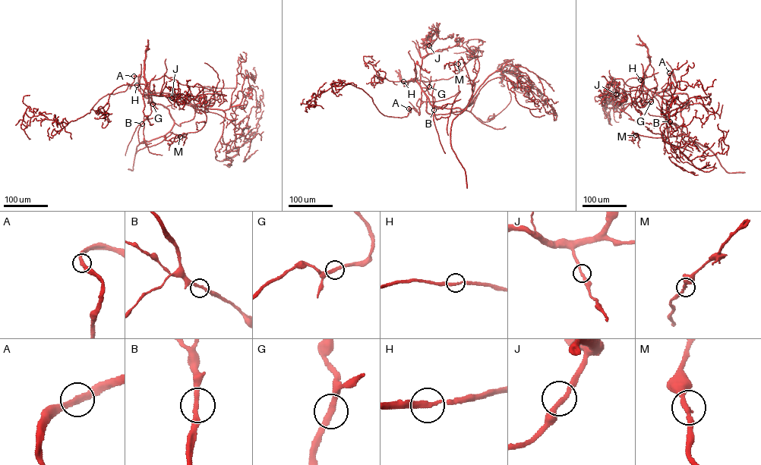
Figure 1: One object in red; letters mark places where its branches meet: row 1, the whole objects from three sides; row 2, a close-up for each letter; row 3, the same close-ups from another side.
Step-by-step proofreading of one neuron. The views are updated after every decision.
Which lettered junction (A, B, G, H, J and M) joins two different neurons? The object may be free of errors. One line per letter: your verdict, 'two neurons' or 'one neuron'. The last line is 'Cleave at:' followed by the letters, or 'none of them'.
A: one neuron
B: one neuron
G: one neuron
H: one neuron
J: one neuron
M: one neuron
Cleave at: none of them

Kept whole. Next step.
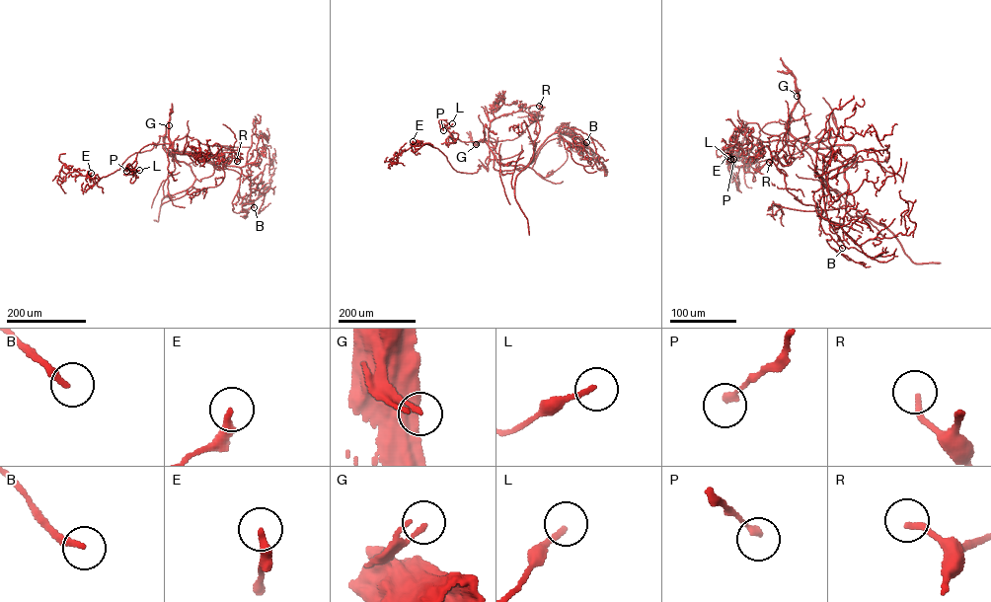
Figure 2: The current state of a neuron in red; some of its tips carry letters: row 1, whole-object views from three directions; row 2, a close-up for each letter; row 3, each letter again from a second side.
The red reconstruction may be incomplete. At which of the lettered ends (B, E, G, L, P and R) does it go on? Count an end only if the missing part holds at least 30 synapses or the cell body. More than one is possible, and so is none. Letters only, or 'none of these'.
none of these

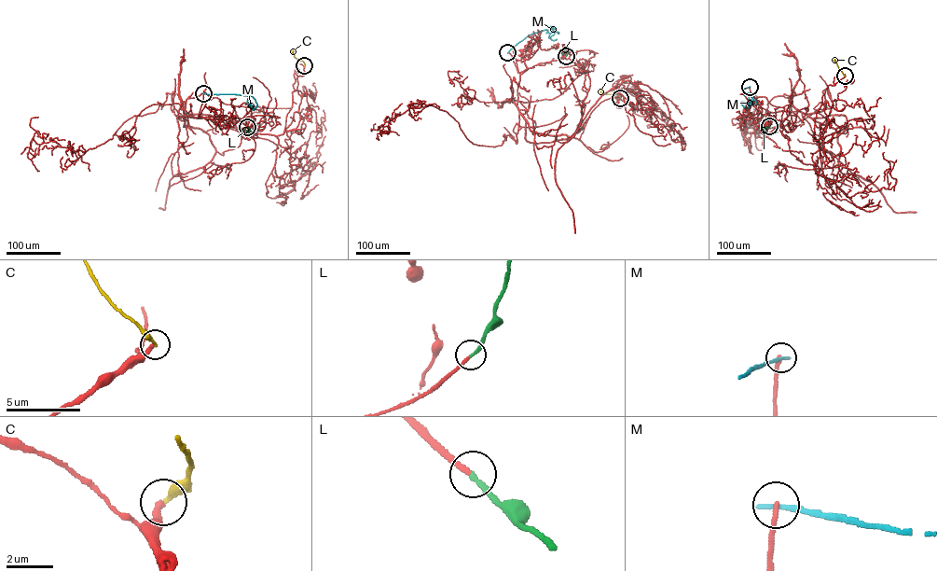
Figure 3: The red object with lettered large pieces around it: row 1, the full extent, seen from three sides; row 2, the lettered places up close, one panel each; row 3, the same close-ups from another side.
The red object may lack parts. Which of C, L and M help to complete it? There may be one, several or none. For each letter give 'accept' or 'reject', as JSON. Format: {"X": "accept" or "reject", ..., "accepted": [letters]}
{"C": "reject", "L": "accept", "M": "reject", "accepted": ["L"]}

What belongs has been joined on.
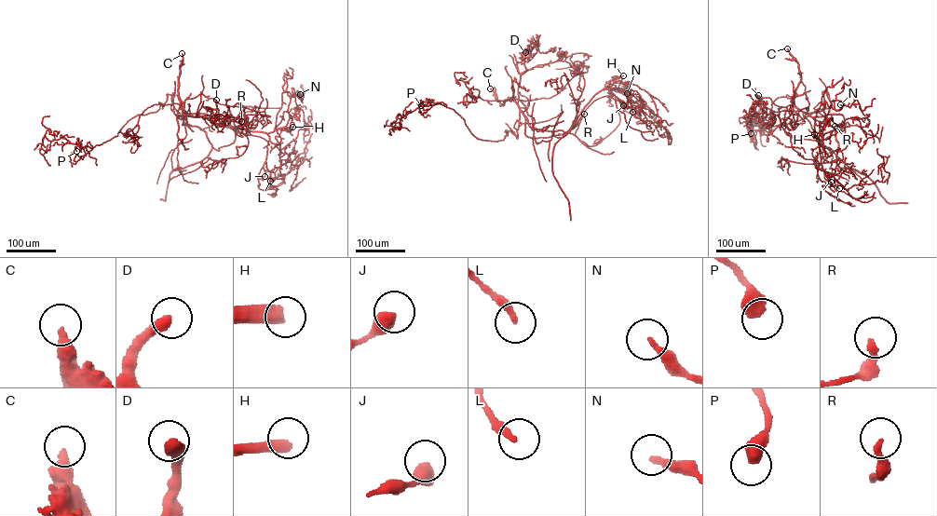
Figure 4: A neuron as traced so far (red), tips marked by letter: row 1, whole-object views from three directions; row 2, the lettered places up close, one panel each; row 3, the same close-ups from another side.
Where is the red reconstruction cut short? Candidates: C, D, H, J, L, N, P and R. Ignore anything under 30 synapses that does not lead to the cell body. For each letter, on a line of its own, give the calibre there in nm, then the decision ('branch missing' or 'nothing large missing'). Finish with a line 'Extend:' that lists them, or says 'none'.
C: 360 nm thick; branch missing
D: 440 nm thick; branch missing
H: 480 nm thick; branch missing
J: 550 nm thick; nothing large missing
L: 260 nm thick; branch missing
N: 280 nm thick; nothing large missing
P: 550 nm thick; nothing large missing
R: 200 nm thick; nothing large missing
Extend: C, D, H, L

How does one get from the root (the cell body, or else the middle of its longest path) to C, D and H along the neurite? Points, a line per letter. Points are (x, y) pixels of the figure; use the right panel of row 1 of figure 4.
C: (807, 115), (794, 104), (800, 73), (798, 63), (787, 48)
D: (807, 115), (798, 108), (763, 113), (757, 103), (758, 95)
H: (807, 115), (843, 115), (845, 120), (840, 127), (817, 138), (814, 134)

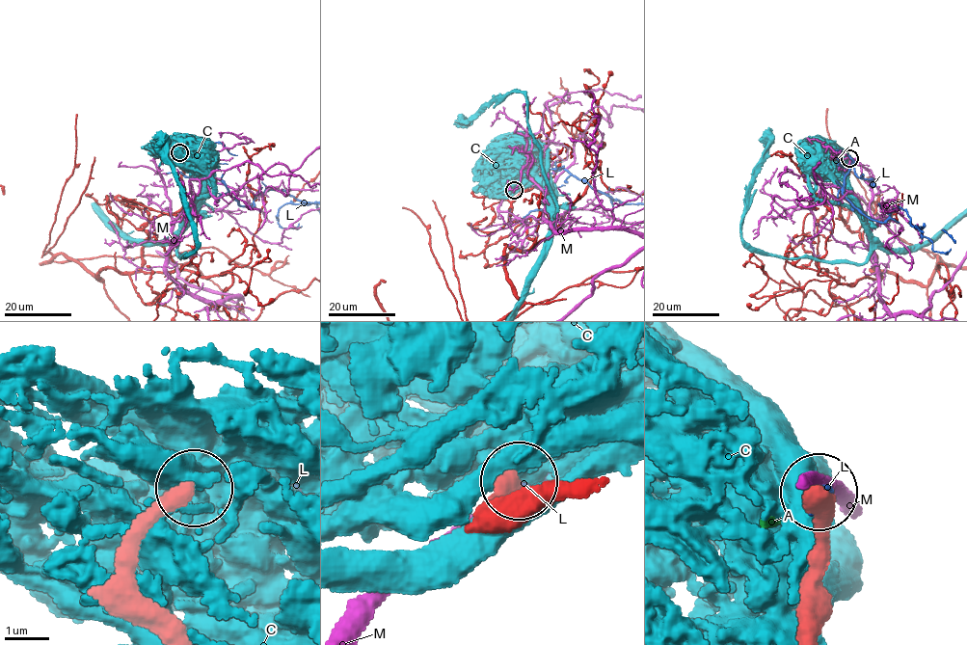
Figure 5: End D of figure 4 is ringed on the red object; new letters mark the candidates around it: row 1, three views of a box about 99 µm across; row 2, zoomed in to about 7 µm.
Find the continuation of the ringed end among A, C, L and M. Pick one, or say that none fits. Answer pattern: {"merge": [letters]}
{"merge": ["L"]}

